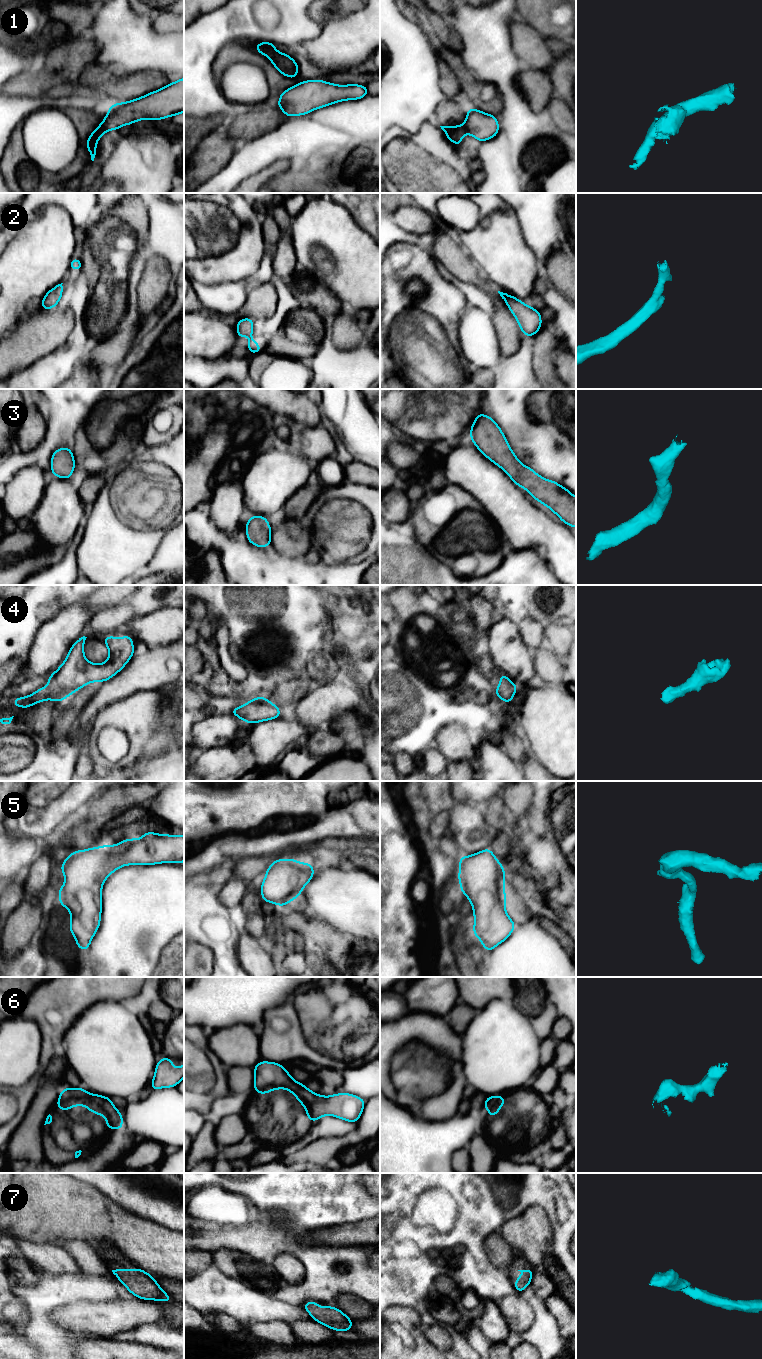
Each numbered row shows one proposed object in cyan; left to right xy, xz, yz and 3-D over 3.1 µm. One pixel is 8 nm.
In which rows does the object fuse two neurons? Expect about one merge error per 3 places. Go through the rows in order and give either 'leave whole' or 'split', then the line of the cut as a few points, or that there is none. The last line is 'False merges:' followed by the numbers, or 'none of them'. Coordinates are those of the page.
1: split; cut in yz along (465, 122), (467, 131)
2: leave whole; no cut
3: leave whole; no cut
4: leave whole; no cut
5: leave whole; no cut
6: leave whole; no cut
7: leave whole; no cut
False merges: 1

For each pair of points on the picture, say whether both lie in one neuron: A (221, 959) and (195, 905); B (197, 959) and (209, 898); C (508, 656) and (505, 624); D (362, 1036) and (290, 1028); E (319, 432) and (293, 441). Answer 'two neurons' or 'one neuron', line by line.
A: one neuron
B: one neuron
C: one neuron
D: one neuron
E: one neuron

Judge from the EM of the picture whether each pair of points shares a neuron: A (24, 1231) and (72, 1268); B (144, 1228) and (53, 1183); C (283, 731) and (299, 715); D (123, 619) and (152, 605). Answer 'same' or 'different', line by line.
A: different
B: same
C: different
D: same

